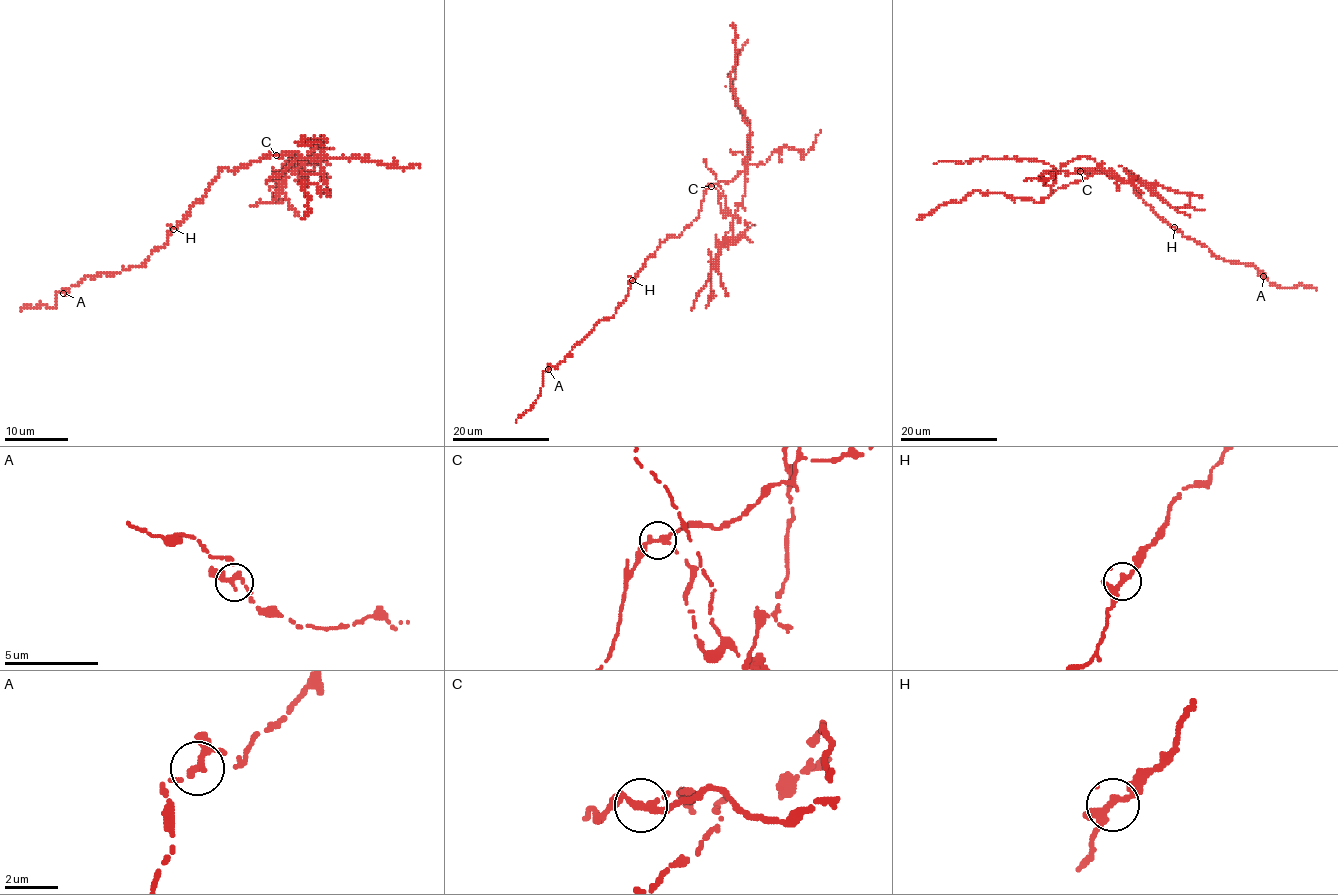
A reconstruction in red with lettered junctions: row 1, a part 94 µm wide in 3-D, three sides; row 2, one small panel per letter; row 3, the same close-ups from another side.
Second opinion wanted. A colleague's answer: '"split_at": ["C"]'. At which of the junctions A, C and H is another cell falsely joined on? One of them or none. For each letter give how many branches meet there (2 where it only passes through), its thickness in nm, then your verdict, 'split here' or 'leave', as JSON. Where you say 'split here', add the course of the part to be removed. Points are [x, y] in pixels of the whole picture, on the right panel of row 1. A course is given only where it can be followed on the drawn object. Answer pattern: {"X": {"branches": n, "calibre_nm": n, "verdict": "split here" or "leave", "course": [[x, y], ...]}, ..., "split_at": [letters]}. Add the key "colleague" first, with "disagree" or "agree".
{"colleague": "agree", "A": {"branches": 3, "calibre_nm": 240, "verdict": "leave"}, "C": {"branches": 3, "calibre_nm": 240, "verdict": "split here", "course": [[1079, 171], [1111, 175], [1077, 157], [1054, 175], [1050, 194], [1039, 202], [976, 190], [916, 219]]}, "H": {"branches": 3, "calibre_nm": 240, "verdict": "leave"}, "split_at": ["C"]}

